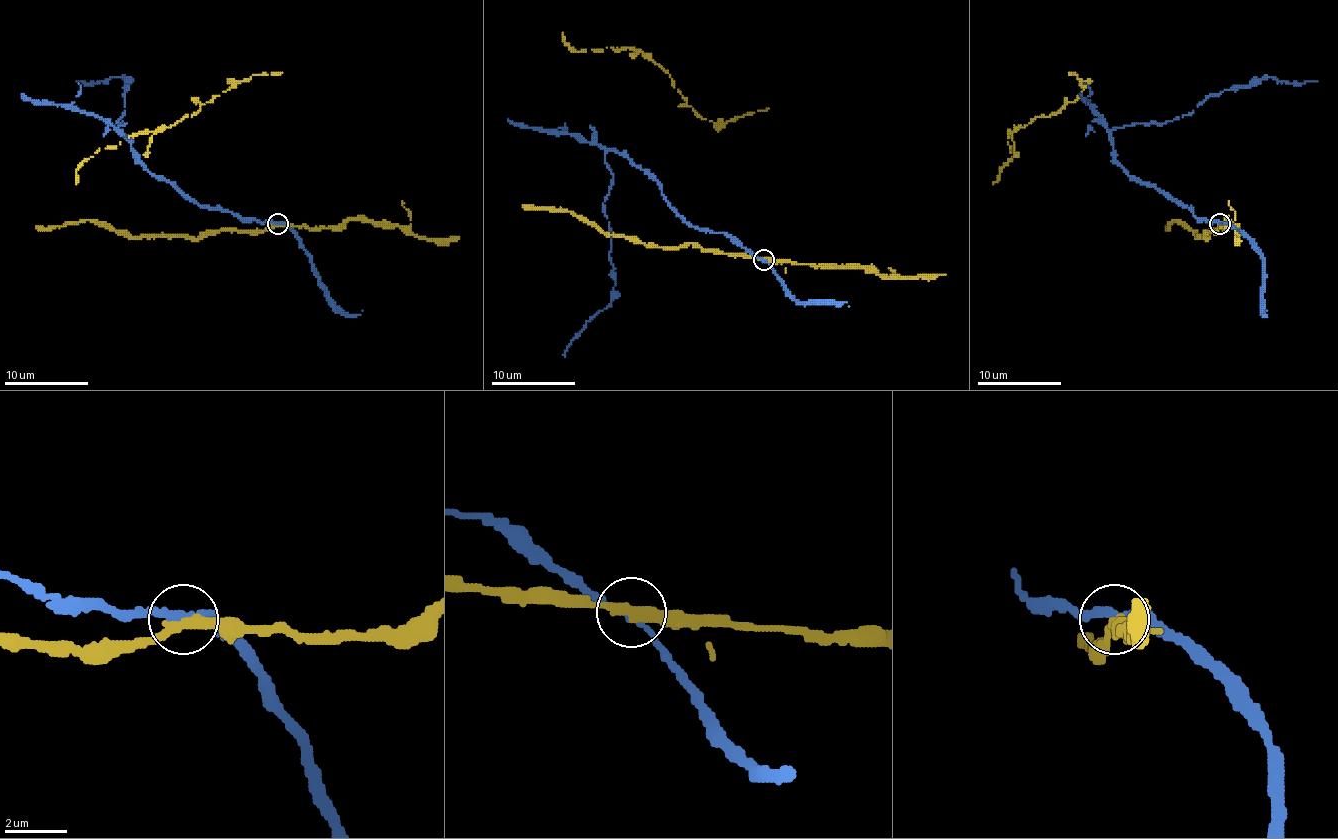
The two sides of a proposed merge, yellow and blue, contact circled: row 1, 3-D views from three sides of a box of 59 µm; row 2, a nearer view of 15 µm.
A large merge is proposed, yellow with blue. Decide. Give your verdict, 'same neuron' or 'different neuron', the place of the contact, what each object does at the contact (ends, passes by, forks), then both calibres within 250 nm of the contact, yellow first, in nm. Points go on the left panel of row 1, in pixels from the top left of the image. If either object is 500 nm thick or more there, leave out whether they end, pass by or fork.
different neuron; at (277, 223); yellow passes by; blue passes by; 320 nm thick on the yellow side, 240 nm on the other

